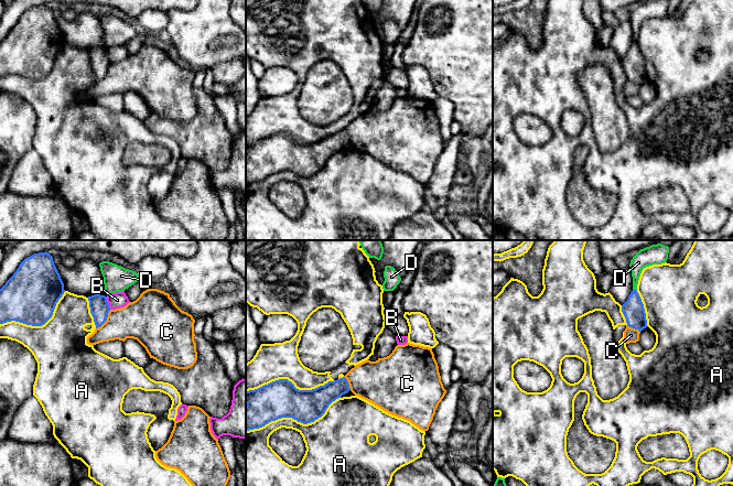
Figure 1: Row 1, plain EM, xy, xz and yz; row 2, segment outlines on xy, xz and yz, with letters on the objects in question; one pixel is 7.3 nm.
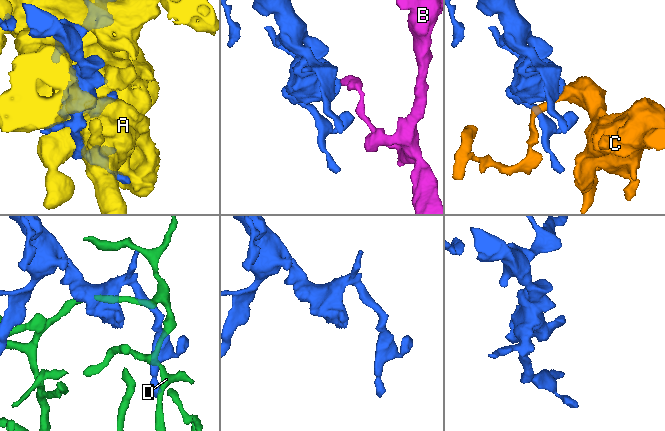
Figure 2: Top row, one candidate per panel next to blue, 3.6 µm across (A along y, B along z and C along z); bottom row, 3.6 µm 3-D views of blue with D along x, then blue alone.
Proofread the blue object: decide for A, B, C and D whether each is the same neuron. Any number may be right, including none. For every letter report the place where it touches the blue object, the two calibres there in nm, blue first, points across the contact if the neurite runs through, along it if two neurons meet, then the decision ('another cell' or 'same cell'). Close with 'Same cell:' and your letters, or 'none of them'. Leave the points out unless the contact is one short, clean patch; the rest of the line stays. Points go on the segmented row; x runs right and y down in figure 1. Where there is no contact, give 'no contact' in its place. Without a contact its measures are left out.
A: meets blue in xz at (294, 419); 280 nm thick on the blue side, 280 nm on the other; another cell
B: meets blue in xy at (107, 303); 140 nm thick on the blue side, 120 nm on the other; border along xy (106, 296), (110, 309); another cell
C: meets blue in xy at (106, 320); 140 nm thick on the blue side, 300 nm on the other; border along xy (110, 310), (107, 319), (96, 328); another cell
D: meets blue in yz at (635, 290); 160 nm thick on the blue side, 130 nm on the other; another cell
Same cell: none of them

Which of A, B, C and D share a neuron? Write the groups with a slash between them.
A / B / C / D

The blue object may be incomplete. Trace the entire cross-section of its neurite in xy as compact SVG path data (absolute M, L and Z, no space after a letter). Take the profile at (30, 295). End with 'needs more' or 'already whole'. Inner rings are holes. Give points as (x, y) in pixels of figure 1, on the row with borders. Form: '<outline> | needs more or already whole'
M48 252L25 258L0 289L0 324L15 321L42 326L64 294L64 283Z | already whole

